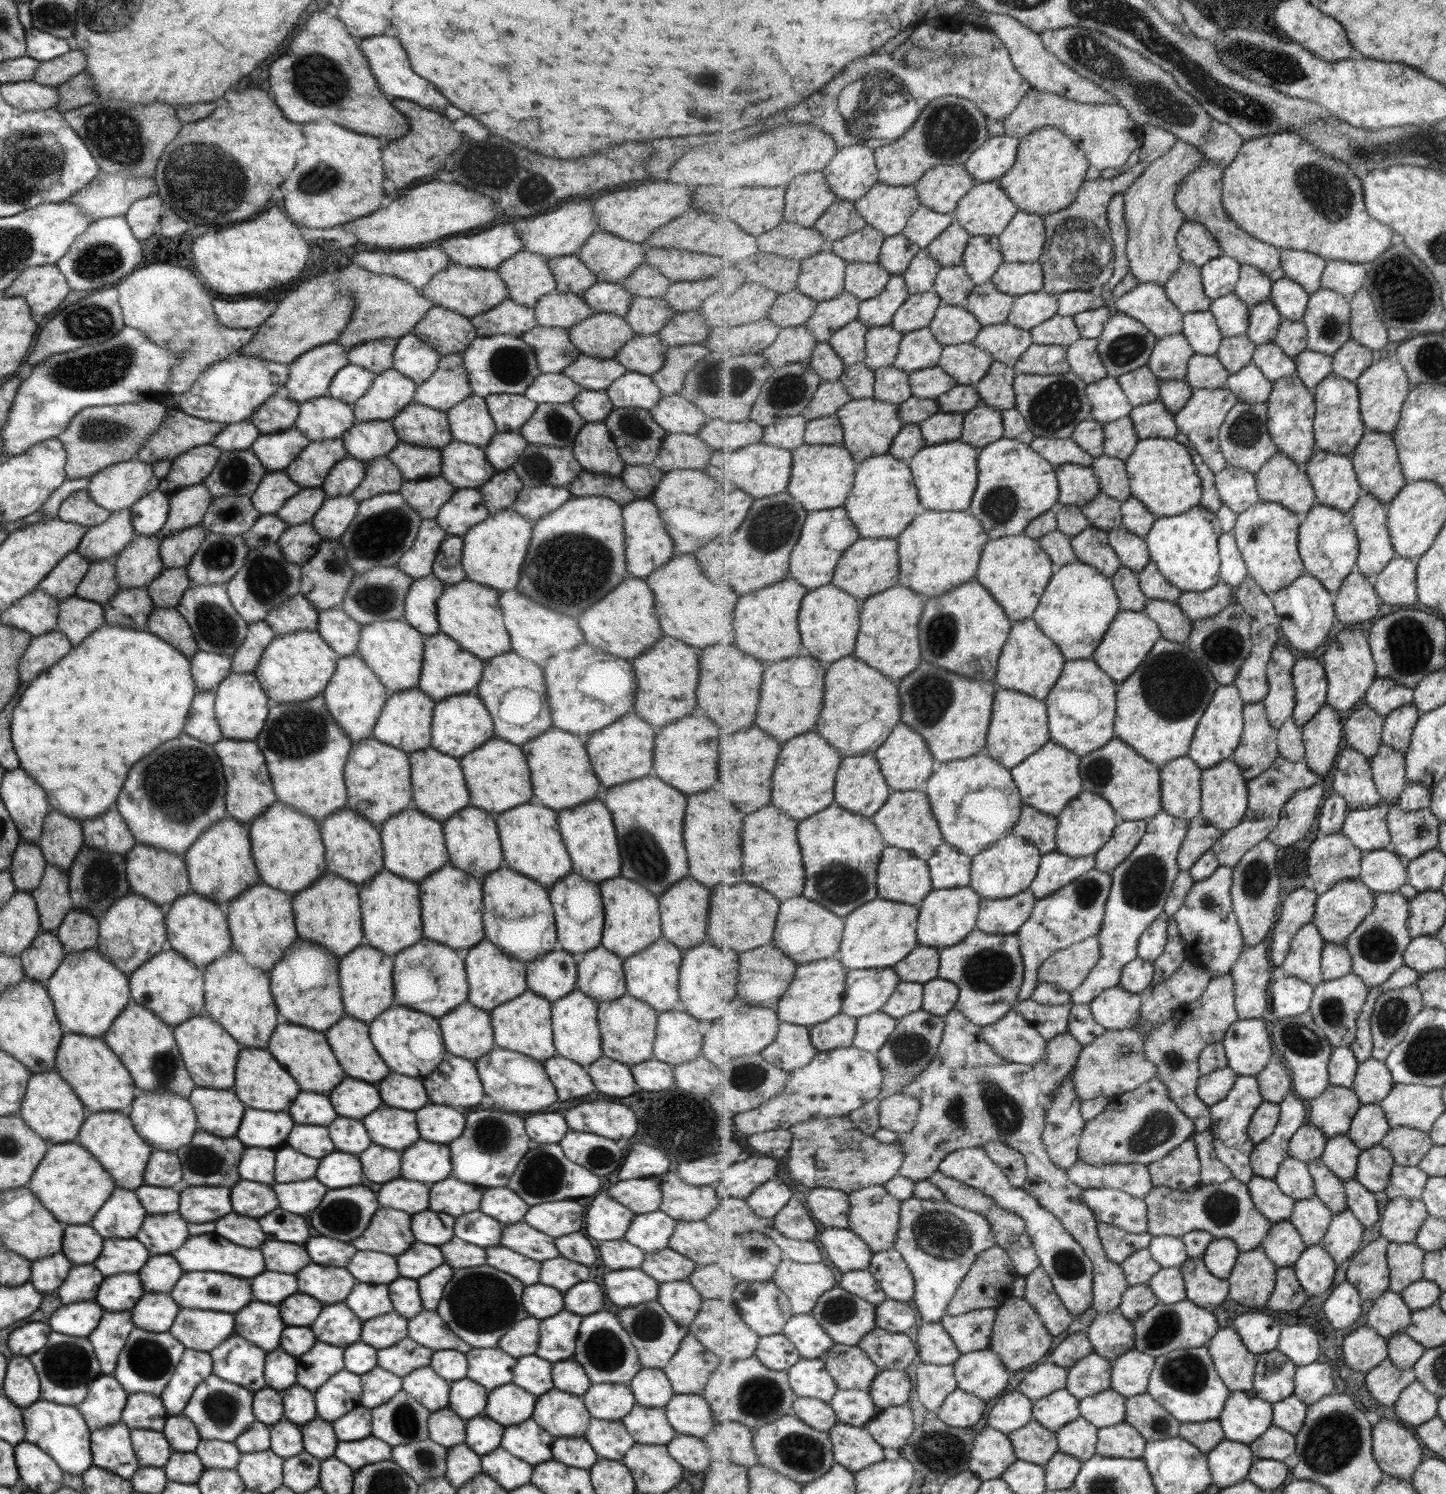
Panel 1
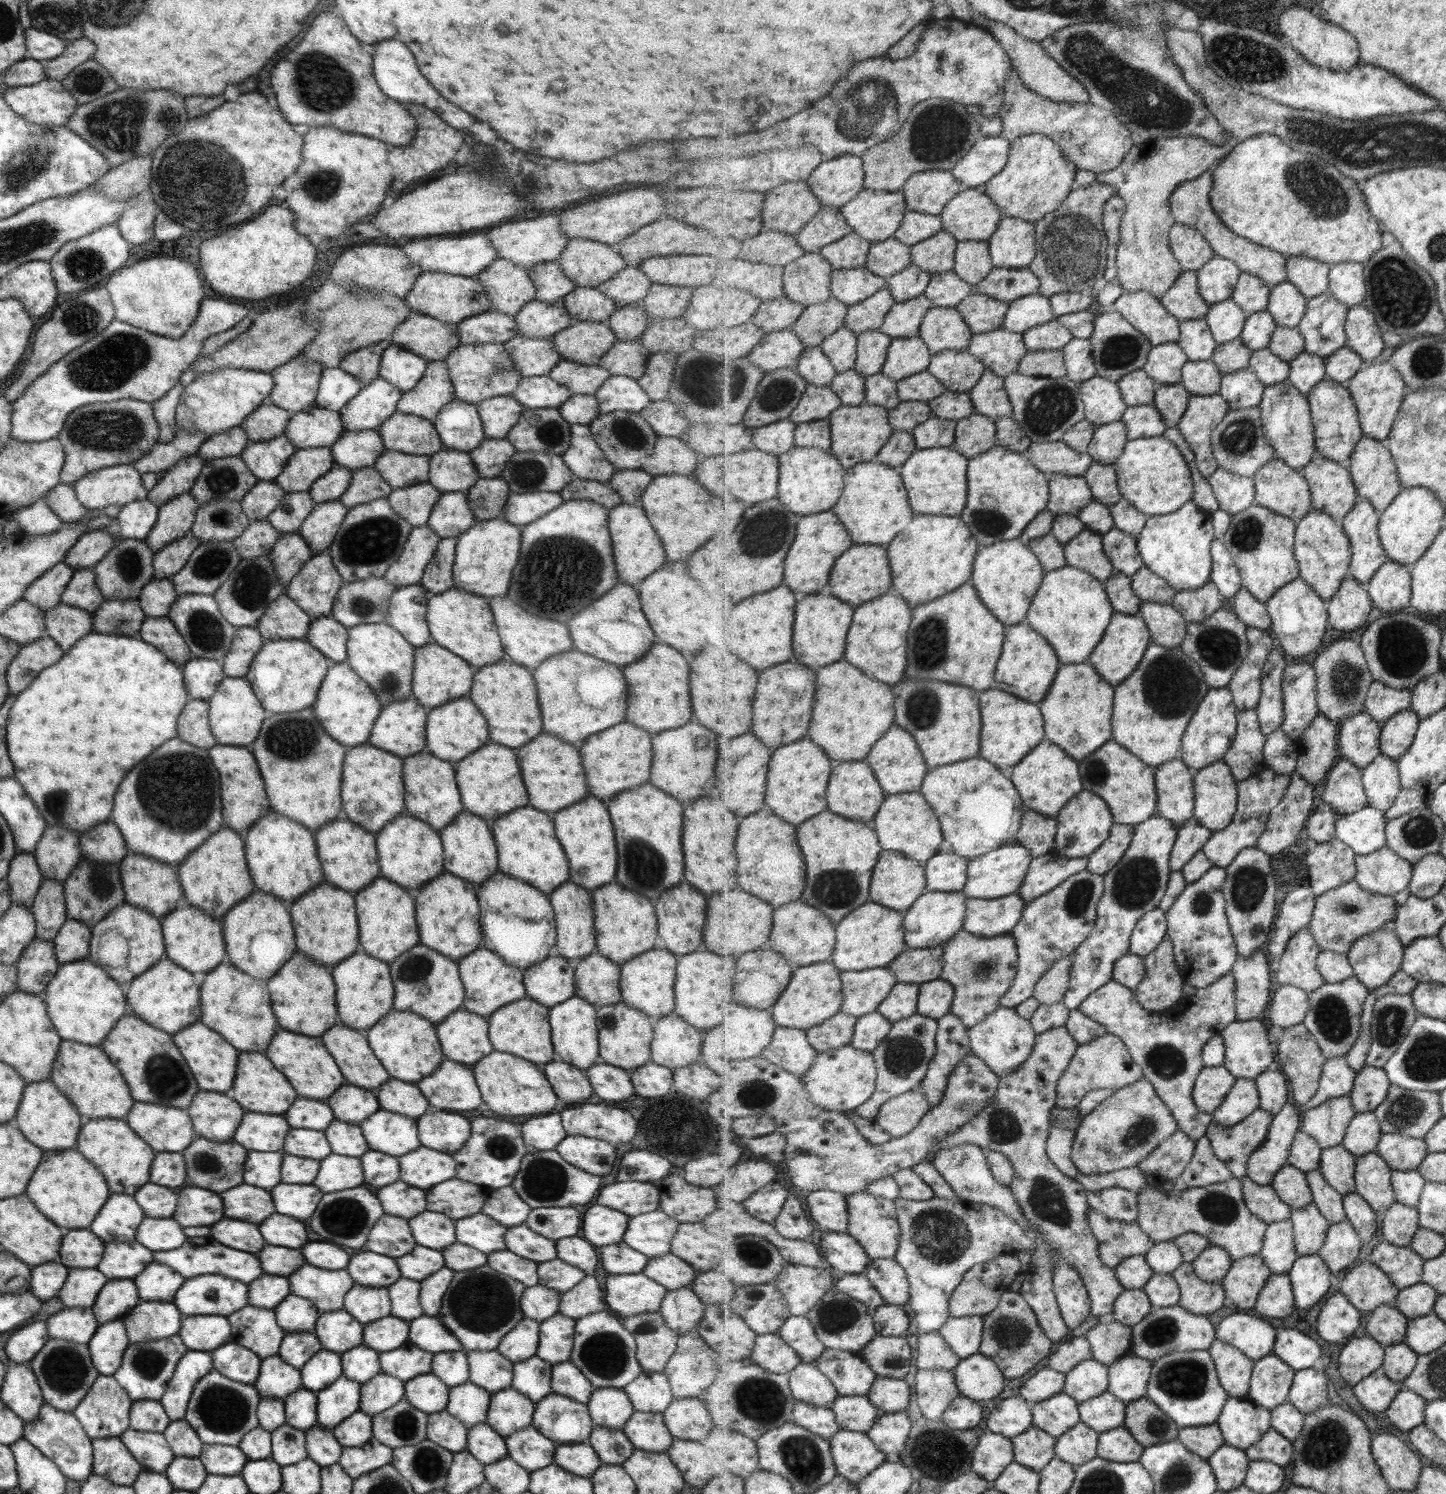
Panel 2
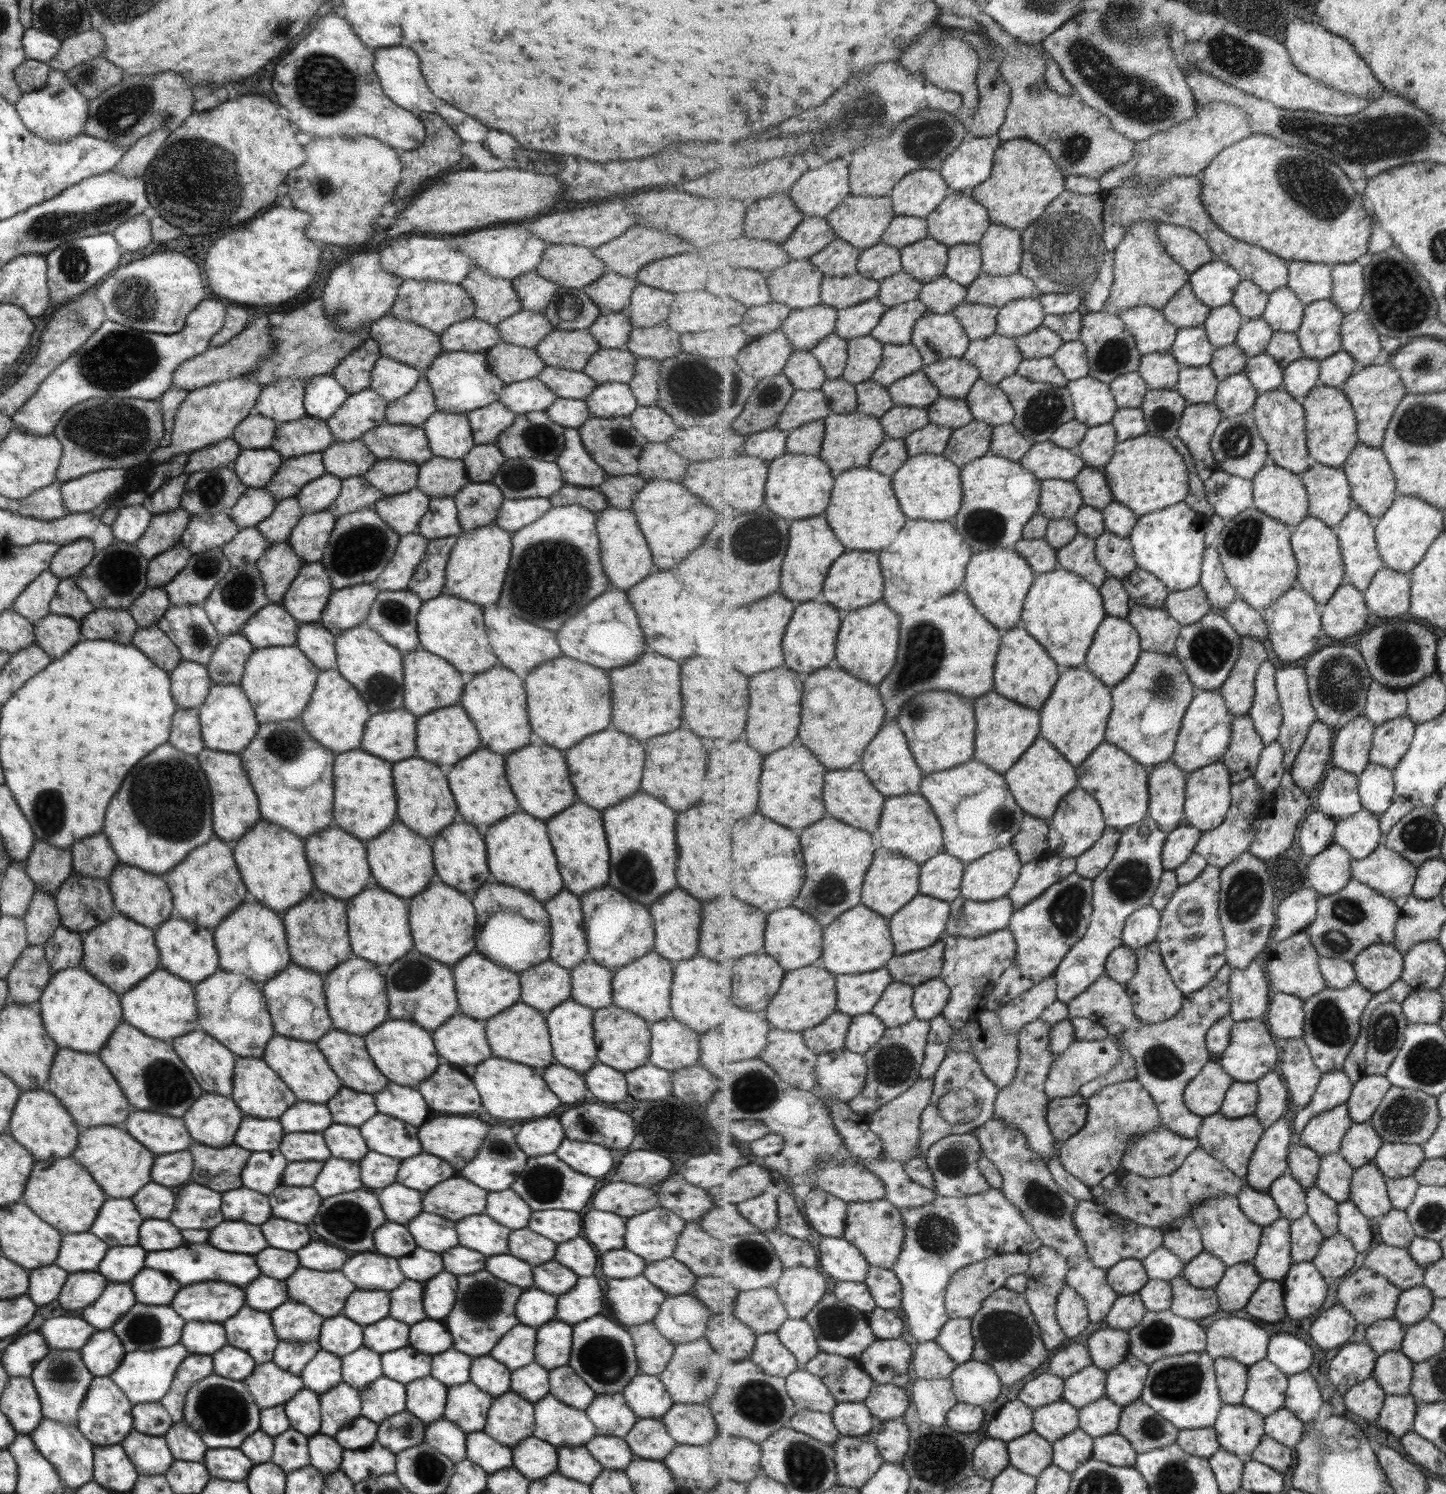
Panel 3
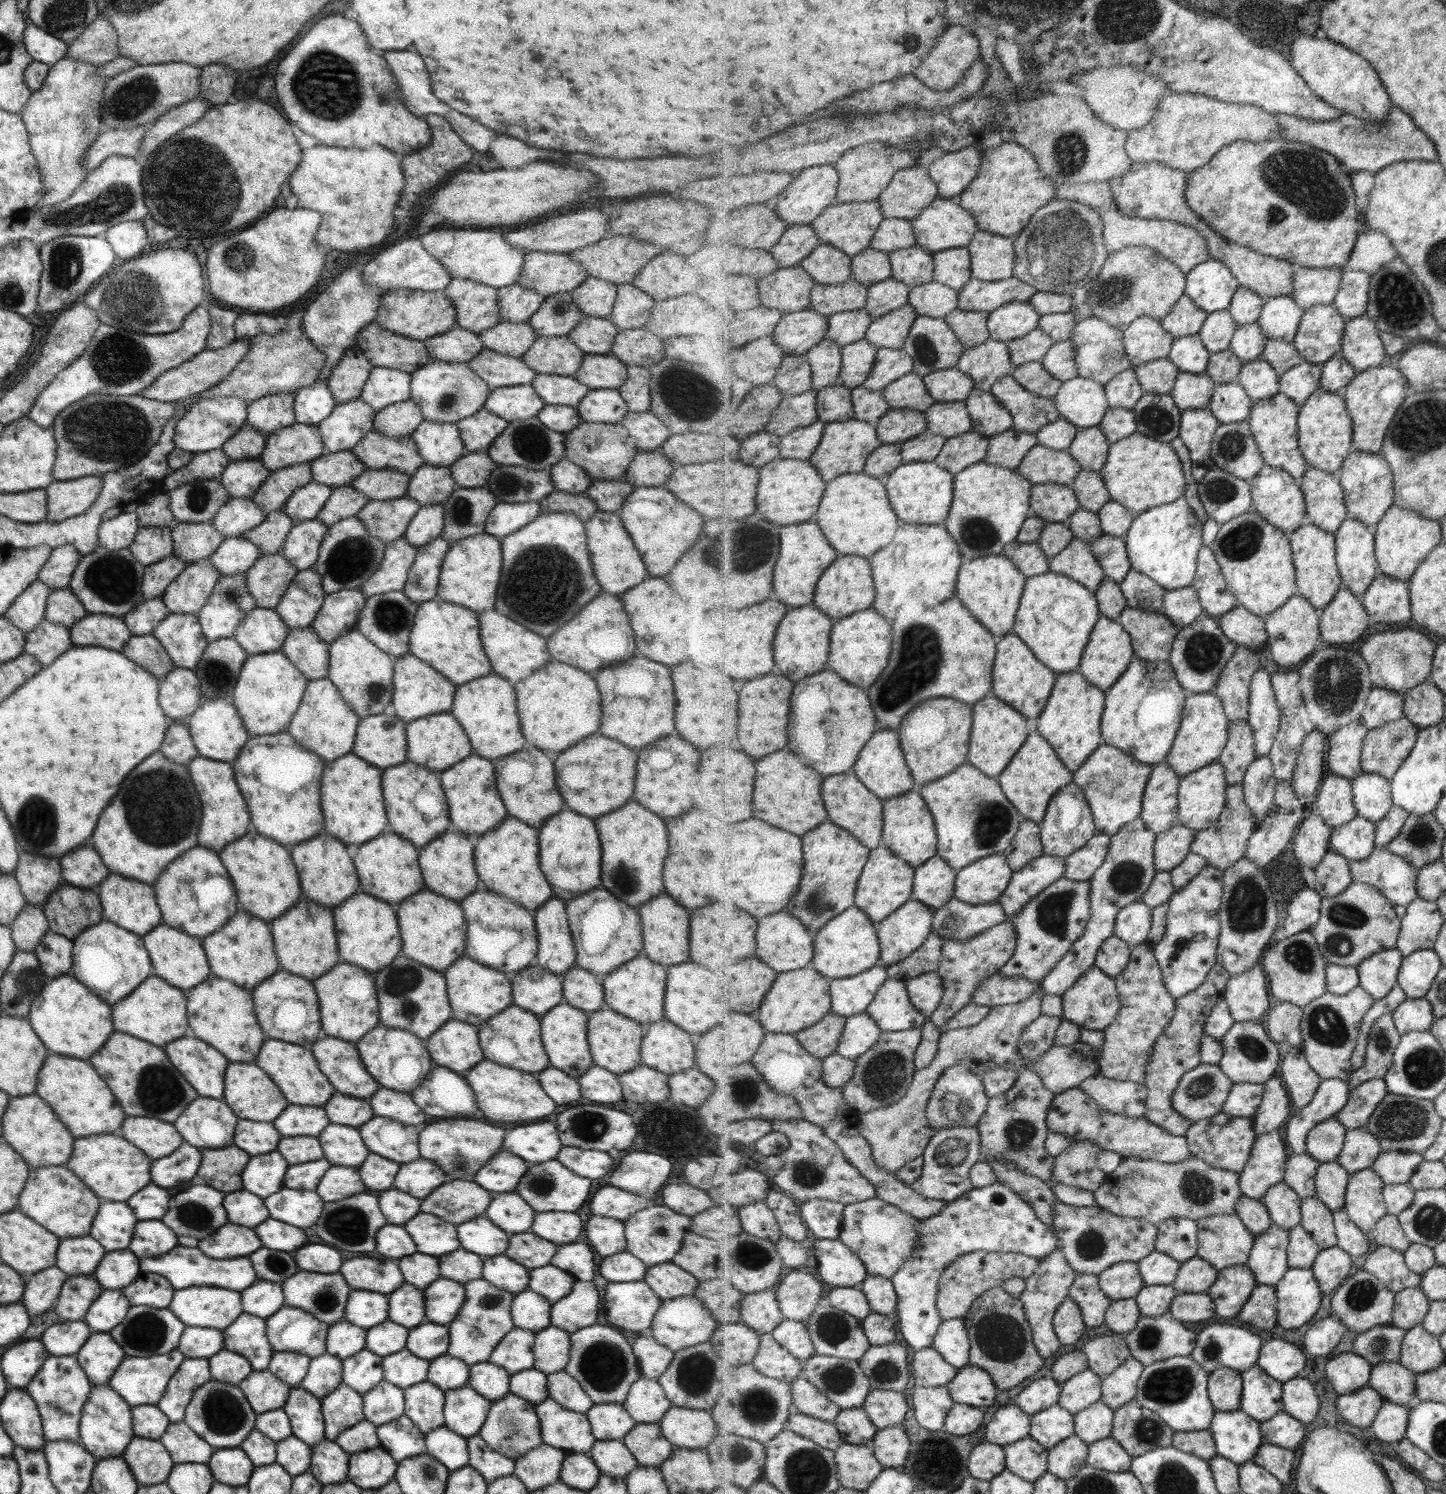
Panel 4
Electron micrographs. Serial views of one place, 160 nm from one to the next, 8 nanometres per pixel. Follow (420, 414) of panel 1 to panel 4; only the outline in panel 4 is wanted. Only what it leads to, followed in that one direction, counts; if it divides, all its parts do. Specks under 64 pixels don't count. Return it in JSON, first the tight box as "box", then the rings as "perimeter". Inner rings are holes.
{"box":[350,431,423,476],"perimeter":[[[369,431],[350,450],[366,470],[396,470],[411,476],[423,465],[412,438],[389,438]]]}

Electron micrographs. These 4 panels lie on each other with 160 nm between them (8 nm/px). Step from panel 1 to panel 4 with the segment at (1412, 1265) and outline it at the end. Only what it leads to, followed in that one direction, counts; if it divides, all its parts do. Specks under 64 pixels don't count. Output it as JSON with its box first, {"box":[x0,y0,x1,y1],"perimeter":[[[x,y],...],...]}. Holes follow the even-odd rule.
{"box":[1363,1246,1422,1293],"perimeter":[[[1377,1246],[1368,1253],[1363,1269],[1374,1274],[1389,1290],[1396,1293],[1422,1284],[1422,1274],[1413,1272],[1406,1263],[1406,1255],[1390,1246]]]}

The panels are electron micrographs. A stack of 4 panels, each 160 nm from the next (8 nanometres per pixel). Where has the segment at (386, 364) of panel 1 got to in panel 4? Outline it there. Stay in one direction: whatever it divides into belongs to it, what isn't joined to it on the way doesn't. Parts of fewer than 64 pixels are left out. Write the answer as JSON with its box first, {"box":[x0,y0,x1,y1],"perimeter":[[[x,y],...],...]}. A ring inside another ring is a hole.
{"box":[326,344,371,404],"perimeter":[[[355,344],[343,351],[326,380],[327,390],[335,404],[343,404],[360,396],[371,367]]]}

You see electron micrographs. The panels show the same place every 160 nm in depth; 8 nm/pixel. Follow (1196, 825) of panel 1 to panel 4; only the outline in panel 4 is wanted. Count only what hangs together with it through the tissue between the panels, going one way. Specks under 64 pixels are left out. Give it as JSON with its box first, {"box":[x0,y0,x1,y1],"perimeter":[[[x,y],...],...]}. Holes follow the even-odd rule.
{"box":[1155,824,1198,871],"perimeter":[[[1175,824],[1169,830],[1159,833],[1155,844],[1155,866],[1158,871],[1172,871],[1182,865],[1192,852],[1198,830],[1183,824]]]}

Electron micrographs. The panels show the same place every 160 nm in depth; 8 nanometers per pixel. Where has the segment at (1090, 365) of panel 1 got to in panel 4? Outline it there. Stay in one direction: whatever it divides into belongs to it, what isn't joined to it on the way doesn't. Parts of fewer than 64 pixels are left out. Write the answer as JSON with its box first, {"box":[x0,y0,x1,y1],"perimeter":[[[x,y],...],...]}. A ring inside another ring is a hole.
{"box":[1042,340,1079,381],"perimeter":[[[1072,340],[1056,342],[1045,355],[1042,363],[1053,377],[1061,381],[1071,381],[1079,377],[1078,351]]]}

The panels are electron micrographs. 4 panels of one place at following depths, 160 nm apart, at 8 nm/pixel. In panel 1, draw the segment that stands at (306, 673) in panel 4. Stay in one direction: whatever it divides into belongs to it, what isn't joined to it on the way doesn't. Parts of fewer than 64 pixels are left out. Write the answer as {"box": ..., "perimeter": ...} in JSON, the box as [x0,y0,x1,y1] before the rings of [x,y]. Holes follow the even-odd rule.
{"box":[316,608,360,657],"perimeter":[[[339,608],[319,611],[316,633],[338,657],[355,654],[359,644],[360,625]]]}

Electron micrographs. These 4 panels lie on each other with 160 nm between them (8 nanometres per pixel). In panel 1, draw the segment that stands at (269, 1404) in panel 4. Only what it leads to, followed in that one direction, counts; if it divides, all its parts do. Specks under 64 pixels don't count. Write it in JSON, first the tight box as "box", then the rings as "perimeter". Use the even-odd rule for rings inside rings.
{"box":[264,1348,297,1392],"perimeter":[[[276,1348],[264,1356],[264,1383],[265,1387],[278,1392],[296,1384],[297,1361],[283,1349]]]}

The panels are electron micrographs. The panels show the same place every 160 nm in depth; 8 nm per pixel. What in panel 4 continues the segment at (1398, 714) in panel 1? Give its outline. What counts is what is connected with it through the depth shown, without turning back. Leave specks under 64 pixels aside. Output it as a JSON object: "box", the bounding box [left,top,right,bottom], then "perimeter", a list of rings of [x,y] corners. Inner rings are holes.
{"box":[1362,717,1420,780],"perimeter":[[[1404,717],[1367,733],[1362,769],[1392,780],[1418,742],[1420,727]]]}

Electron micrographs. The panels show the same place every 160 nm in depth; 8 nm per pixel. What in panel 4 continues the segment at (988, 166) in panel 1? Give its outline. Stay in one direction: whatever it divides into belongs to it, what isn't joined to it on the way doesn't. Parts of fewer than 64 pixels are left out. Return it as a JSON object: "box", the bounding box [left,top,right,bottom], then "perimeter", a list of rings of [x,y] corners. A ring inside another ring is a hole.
{"box":[929,146,982,198],"perimeter":[[[968,146],[946,153],[929,165],[931,178],[938,183],[941,198],[953,198],[961,194],[982,172],[981,147]]]}

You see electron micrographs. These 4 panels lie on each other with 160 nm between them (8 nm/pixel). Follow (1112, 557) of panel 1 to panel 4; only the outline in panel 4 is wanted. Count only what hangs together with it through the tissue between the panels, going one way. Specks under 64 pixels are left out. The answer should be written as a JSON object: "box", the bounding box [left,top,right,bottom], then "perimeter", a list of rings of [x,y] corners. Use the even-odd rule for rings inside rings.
{"box":[1050,537,1106,594],"perimeter":[[[1076,537],[1065,550],[1050,558],[1050,570],[1077,579],[1095,594],[1106,578],[1104,568],[1093,554],[1092,543]]]}

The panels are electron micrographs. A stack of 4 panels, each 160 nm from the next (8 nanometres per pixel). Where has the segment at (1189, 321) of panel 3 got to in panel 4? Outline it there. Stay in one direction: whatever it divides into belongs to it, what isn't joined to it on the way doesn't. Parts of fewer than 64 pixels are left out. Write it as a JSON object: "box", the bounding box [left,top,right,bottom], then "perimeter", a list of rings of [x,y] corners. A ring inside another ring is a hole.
{"box":[1162,292,1209,338],"perimeter":[[[1185,292],[1179,299],[1178,304],[1162,320],[1162,325],[1167,332],[1174,335],[1174,338],[1189,336],[1200,332],[1209,315],[1209,312],[1199,308]]]}

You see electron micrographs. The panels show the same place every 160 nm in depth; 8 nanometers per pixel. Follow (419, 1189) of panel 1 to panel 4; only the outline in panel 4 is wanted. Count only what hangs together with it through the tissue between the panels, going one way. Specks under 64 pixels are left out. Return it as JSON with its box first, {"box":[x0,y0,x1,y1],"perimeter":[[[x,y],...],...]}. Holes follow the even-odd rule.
{"box":[378,1189,420,1226],"perimeter":[[[396,1189],[382,1191],[378,1207],[387,1224],[402,1226],[419,1212],[420,1200]]]}

